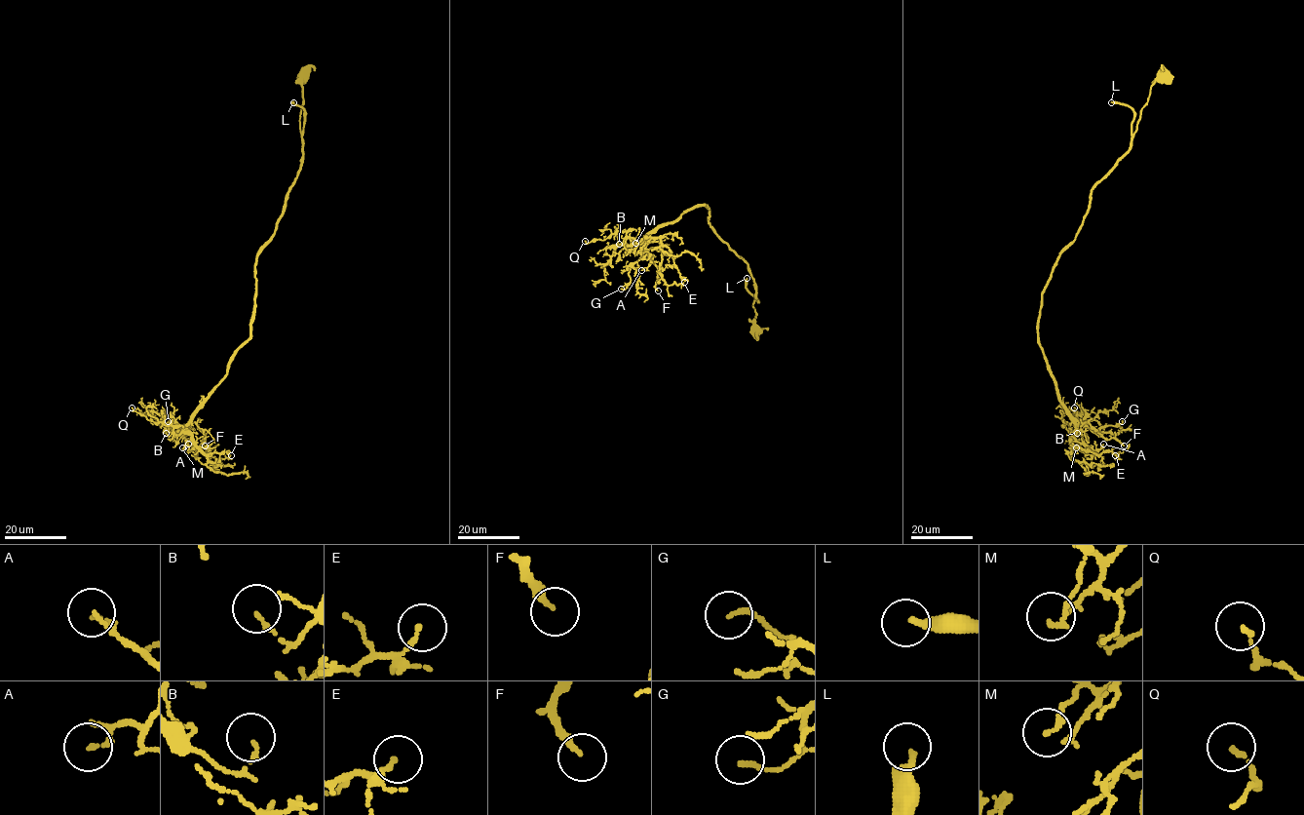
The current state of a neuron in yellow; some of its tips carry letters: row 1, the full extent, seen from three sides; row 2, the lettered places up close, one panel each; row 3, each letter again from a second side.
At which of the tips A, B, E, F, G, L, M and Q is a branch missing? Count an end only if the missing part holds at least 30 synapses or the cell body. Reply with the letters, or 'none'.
L

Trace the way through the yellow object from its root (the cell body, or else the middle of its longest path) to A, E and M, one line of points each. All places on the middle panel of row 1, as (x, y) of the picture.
A: (758, 329), (749, 269), (710, 226), (704, 205), (662, 224), (639, 243), (648, 240), (650, 259), (641, 270)
E: (758, 329), (749, 269), (710, 226), (704, 205), (639, 243), (648, 238), (662, 246), (667, 285), (684, 282)
M: (758, 329), (753, 307), (755, 283), (749, 269), (710, 226), (709, 210), (704, 205), (698, 205), (635, 243)

